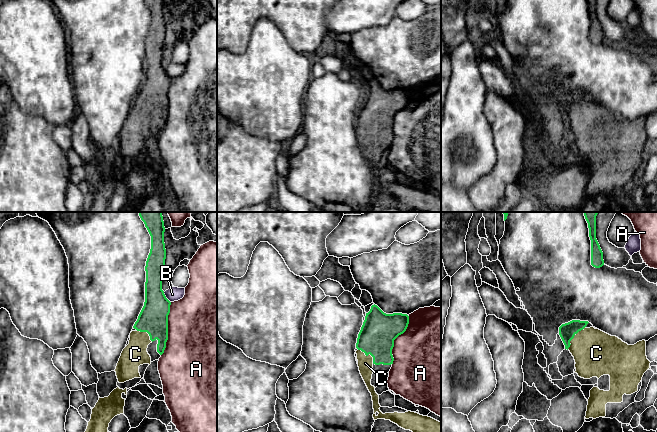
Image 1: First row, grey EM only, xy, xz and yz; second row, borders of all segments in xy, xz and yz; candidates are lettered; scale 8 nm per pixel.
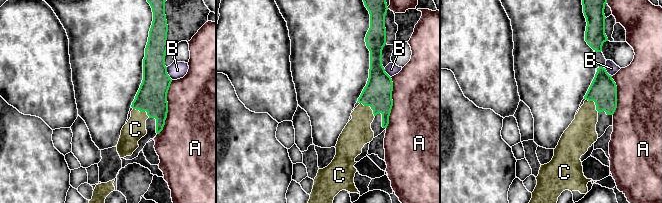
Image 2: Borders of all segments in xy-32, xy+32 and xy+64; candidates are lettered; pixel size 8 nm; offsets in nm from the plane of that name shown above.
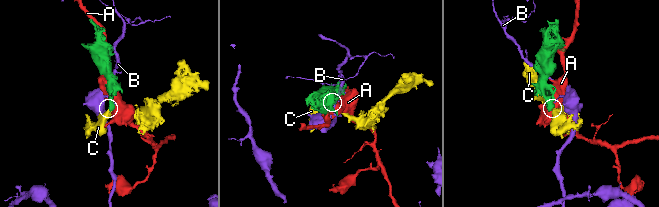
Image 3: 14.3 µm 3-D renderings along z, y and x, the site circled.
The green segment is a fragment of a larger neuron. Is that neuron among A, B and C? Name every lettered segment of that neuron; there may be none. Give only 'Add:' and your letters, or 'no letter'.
Add: C

